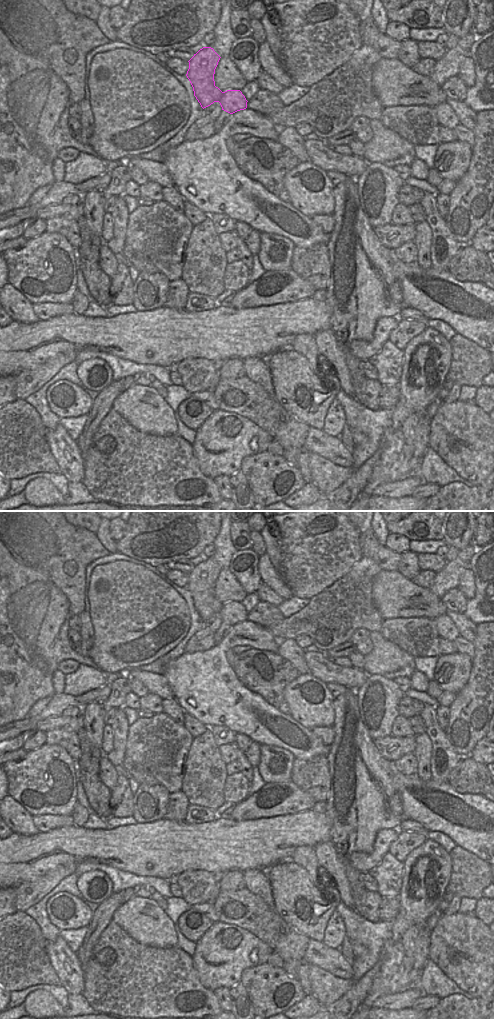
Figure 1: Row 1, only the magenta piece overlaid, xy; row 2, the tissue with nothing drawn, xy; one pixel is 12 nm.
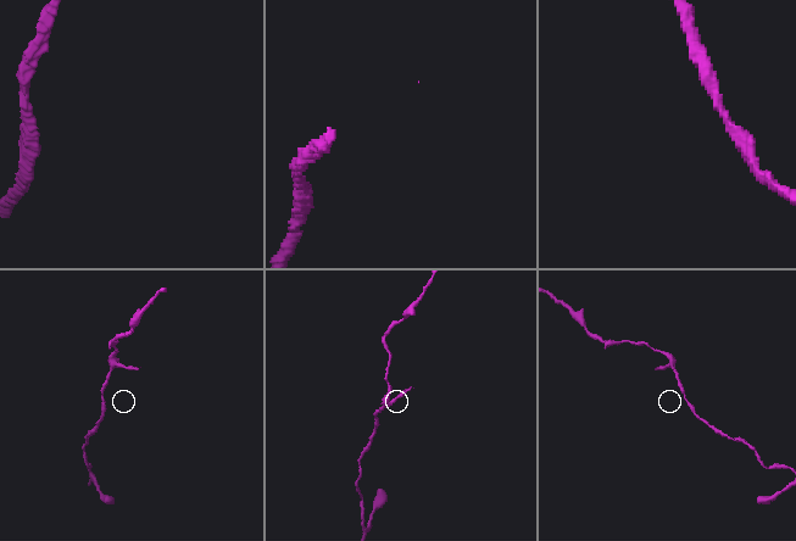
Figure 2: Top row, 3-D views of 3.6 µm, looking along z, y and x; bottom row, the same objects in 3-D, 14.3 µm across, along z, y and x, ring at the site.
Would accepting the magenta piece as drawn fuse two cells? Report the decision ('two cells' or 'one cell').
two cells

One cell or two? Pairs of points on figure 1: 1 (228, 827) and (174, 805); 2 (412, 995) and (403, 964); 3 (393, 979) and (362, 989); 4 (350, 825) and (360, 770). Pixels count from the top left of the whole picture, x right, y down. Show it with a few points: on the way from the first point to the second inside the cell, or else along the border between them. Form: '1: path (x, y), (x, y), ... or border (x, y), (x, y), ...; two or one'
1: border (165, 818), (183, 822); two
2: border (410, 986), (388, 995); two
3: border (381, 965), (370, 990), (359, 1007); two
4: path (358, 811), (360, 784); one

